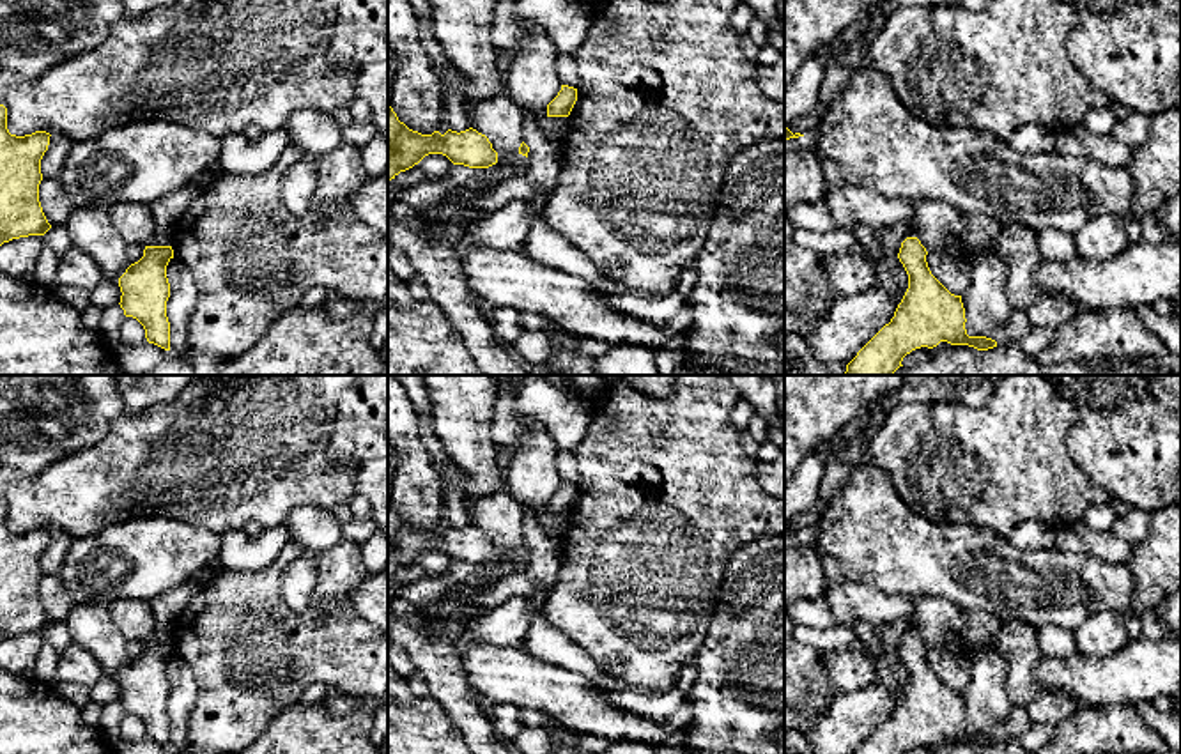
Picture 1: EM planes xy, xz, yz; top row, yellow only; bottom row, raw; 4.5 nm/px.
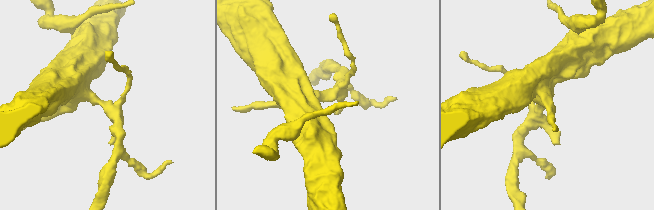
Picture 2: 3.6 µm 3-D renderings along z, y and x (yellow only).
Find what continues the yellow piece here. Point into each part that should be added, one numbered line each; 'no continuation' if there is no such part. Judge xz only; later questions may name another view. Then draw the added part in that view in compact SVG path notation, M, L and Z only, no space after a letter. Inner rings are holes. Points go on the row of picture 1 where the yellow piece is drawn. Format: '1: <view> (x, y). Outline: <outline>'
no continuation

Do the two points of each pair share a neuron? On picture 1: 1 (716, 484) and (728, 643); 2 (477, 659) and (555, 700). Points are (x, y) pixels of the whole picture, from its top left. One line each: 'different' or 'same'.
1: different
2: same

